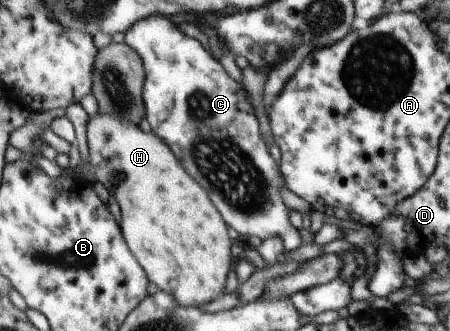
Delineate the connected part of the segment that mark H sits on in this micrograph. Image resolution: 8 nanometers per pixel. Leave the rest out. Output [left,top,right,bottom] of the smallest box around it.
[86,111,235,308]

